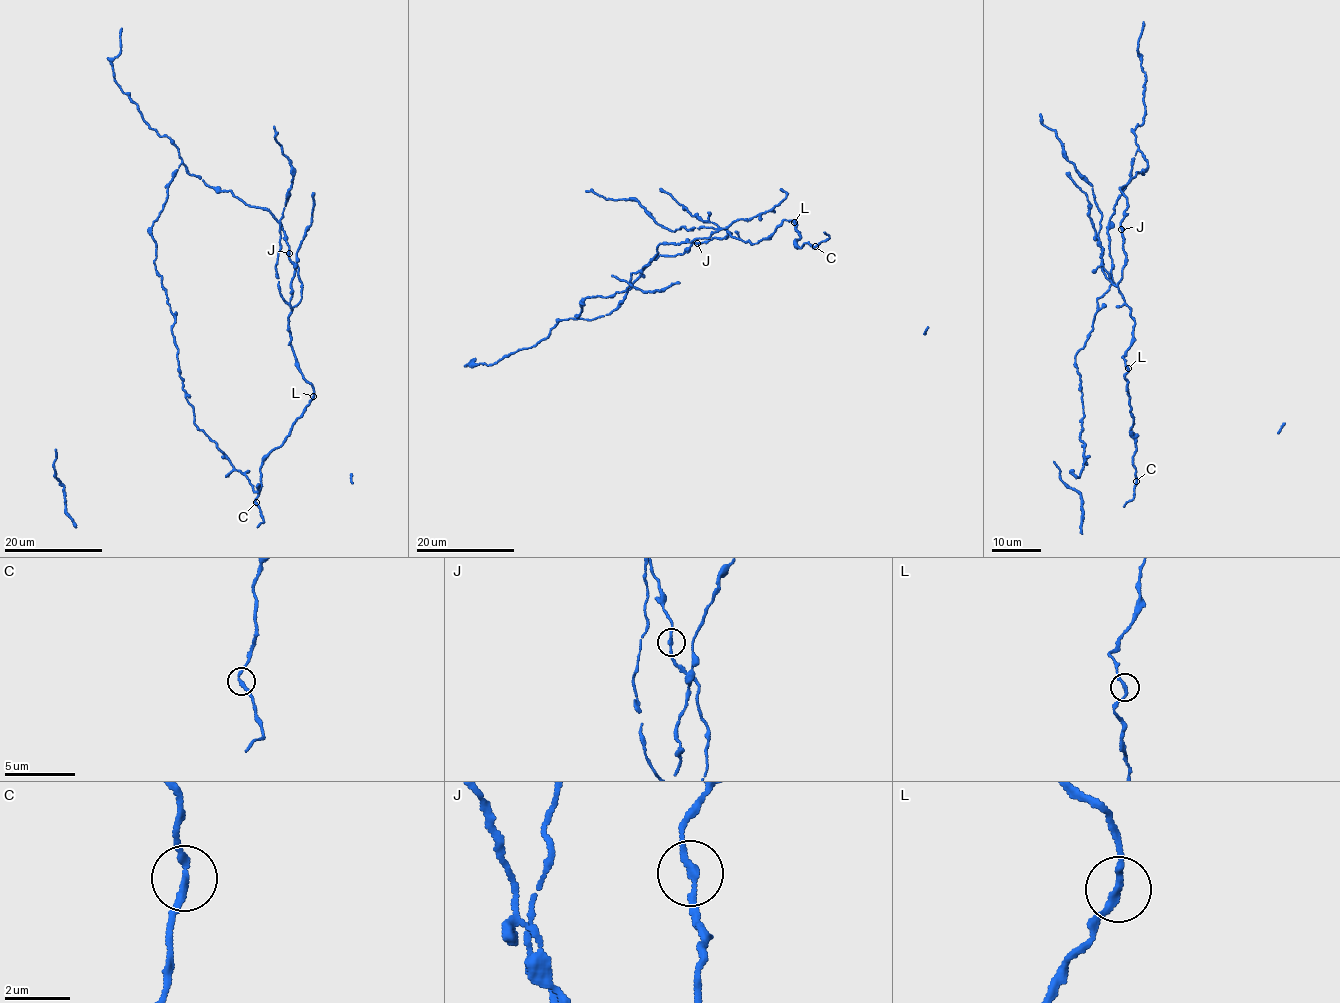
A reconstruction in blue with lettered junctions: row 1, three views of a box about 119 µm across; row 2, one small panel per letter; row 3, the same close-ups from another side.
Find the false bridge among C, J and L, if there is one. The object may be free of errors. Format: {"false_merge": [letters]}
{"false_merge": []}

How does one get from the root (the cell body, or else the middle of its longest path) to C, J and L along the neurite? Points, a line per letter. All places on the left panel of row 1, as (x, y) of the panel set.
C: (187, 170), (271, 212), (299, 268), (301, 299), (288, 317), (290, 343), (314, 395), (264, 461), (256, 503)
J: (187, 170), (214, 189), (229, 190), (246, 204), (271, 212), (286, 235), (289, 253)
L: (187, 170), (264, 208), (281, 225), (301, 282), (301, 299), (288, 317), (290, 345), (313, 396)

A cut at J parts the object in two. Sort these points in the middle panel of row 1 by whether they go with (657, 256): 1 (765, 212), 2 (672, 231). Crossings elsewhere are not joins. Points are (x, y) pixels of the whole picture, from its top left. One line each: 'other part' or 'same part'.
1: same part
2: other part

